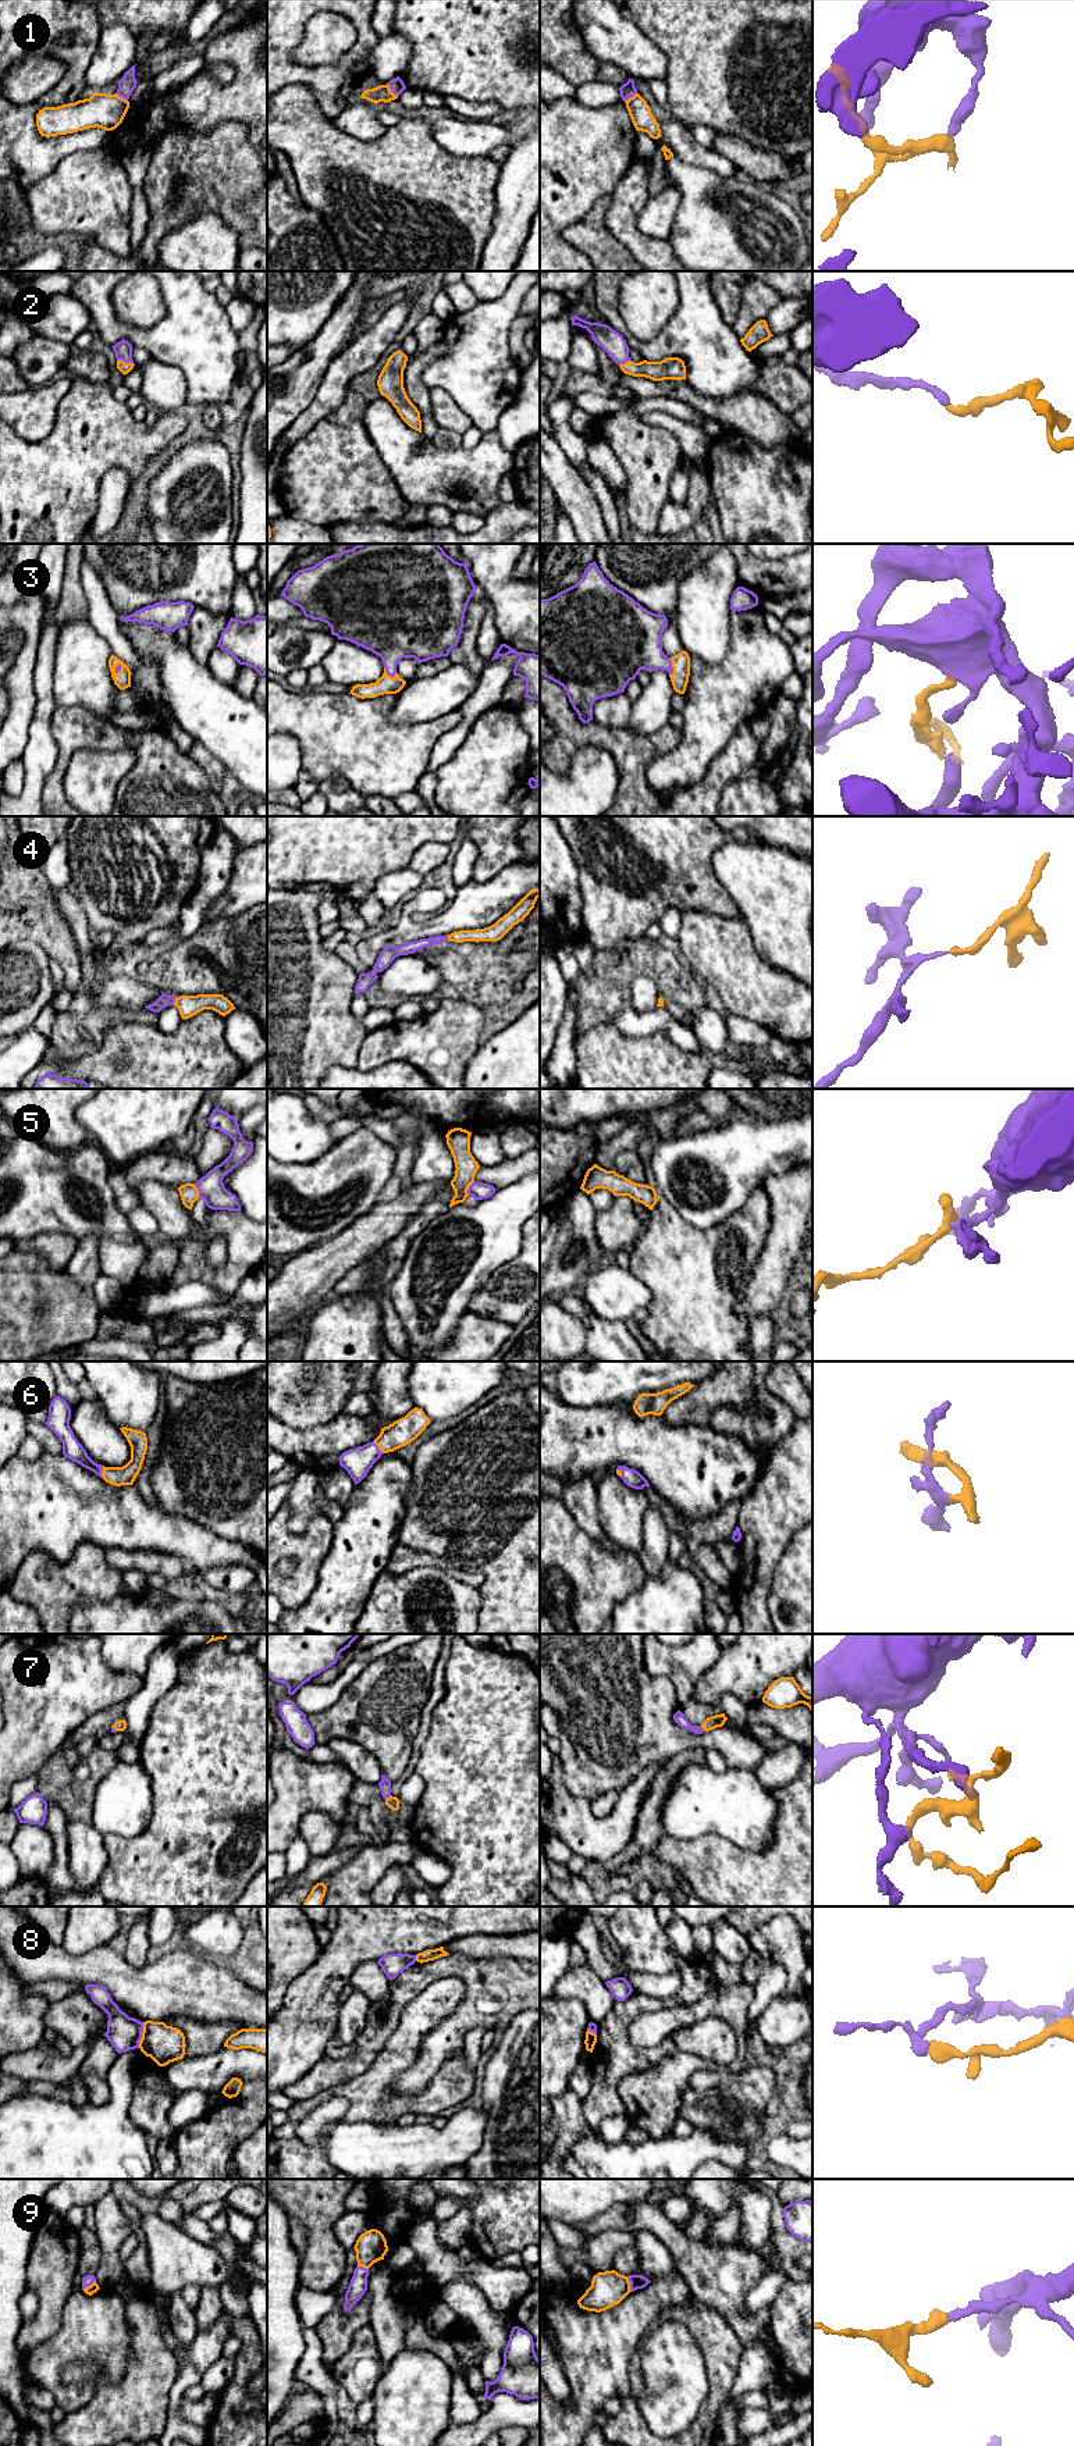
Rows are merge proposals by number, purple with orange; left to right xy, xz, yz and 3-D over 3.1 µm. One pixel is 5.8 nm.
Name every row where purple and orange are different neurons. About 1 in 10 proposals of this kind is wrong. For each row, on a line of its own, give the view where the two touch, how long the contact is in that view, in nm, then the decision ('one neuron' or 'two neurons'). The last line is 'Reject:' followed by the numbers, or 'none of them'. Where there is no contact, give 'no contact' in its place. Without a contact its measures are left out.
1: meets purple in xz; contact 100 nm long; two neurons
2: meets purple in xy; contact 100 nm long; one neuron
3: meets purple in yz; contact 100 nm long; one neuron
4: meets purple in xy; contact 50 nm long; one neuron
5: meets purple in xy; contact 100 nm long; one neuron
6: meets purple in xy; contact 70 nm long; one neuron
7: meets purple in xz; contact 50 nm long; one neuron
8: meets purple in xy; contact 160 nm long; two neurons
9: meets purple in yz; contact 90 nm long; one neuron
Reject: 1, 8

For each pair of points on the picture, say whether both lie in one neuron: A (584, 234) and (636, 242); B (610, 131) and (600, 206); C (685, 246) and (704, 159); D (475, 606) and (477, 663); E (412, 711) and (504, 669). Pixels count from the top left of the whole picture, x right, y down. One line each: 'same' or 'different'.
A: different
B: different
C: different
D: same
E: different

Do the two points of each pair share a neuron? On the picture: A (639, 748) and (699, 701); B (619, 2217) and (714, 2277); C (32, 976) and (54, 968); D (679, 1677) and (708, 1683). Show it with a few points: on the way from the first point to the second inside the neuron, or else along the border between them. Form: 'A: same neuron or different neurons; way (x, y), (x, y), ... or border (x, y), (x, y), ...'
A: different neurons; border (680, 729), (680, 741), (661, 755)
B: same neuron; way (643, 2218), (655, 2221), (690, 2256)
C: different neurons; border (47, 960), (54, 987), (54, 994), (49, 1001)
D: different neurons; border (718, 1655), (696, 1681), (690, 1697)

